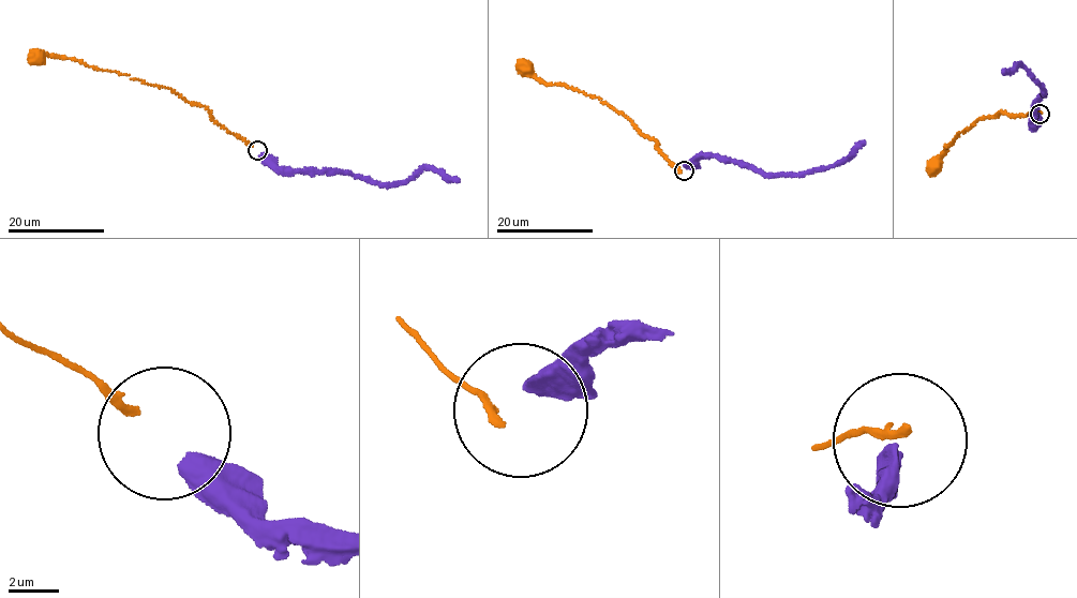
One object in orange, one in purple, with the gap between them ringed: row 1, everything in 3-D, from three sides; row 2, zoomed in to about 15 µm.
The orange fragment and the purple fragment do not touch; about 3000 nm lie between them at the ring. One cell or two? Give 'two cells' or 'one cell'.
two cells

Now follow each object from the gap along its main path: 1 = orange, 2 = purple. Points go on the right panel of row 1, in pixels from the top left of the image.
1: (1042, 111), (1015, 116), (1001, 111), (981, 118), (945, 146), (947, 149), (935, 165)
2: (1038, 117), (1034, 125), (1030, 116), (1044, 91), (1034, 77), (1019, 63), (1001, 73)

